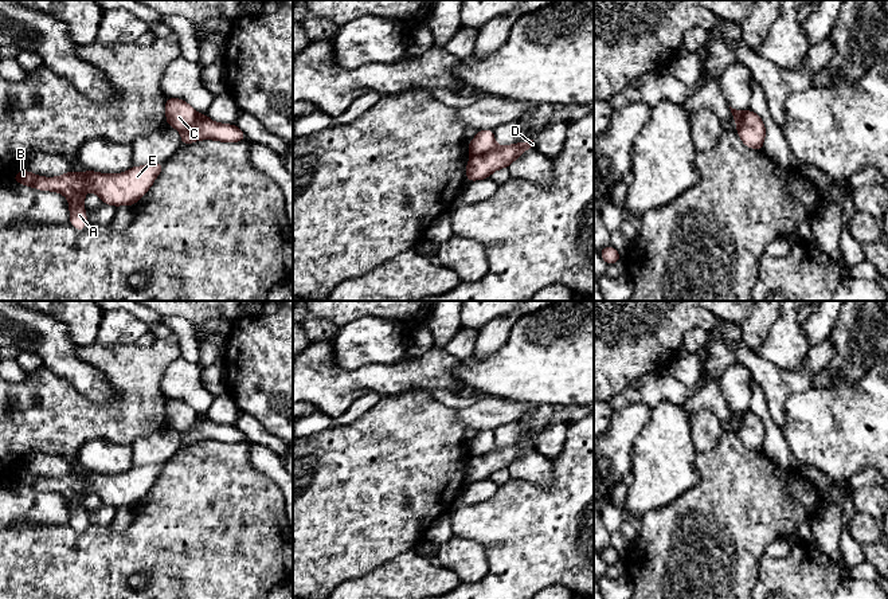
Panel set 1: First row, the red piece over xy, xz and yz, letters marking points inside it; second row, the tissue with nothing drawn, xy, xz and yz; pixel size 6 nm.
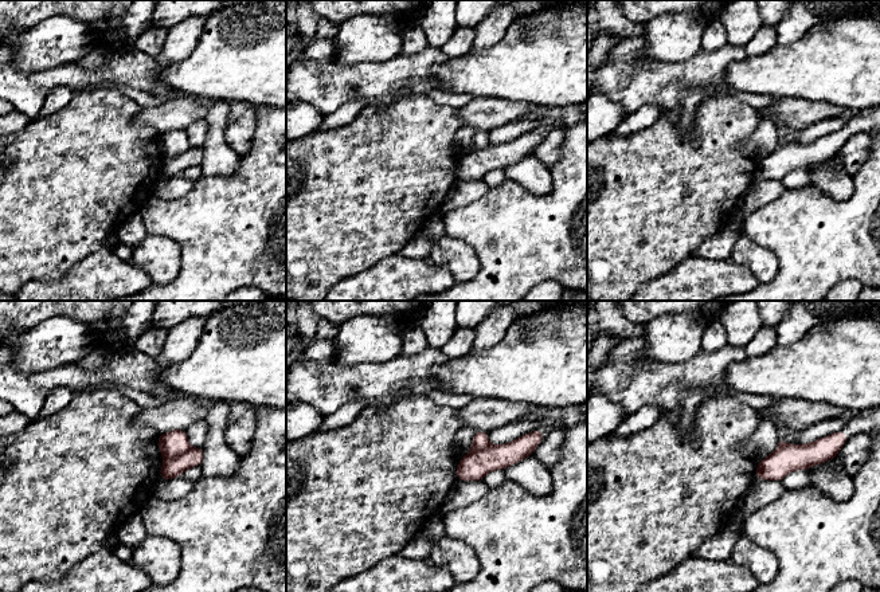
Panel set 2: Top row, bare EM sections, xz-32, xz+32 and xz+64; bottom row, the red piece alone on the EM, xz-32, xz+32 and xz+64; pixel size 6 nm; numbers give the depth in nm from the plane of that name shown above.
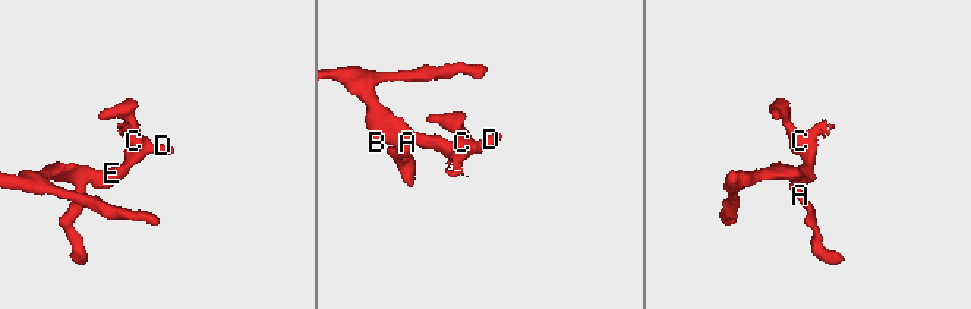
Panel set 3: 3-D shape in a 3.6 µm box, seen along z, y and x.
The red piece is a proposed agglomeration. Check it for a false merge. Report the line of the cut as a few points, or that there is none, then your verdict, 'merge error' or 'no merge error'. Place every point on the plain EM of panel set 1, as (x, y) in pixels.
cut in xz along (497, 447), (470, 457); merge error

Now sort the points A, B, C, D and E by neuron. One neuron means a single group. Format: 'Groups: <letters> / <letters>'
Groups: A B D E / C

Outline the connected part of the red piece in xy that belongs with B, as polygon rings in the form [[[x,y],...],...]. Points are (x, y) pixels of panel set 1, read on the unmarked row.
[[[164,463],[145,465],[117,475],[97,474],[89,470],[85,474],[70,471],[58,478],[42,478],[21,470],[12,482],[64,496],[70,502],[70,525],[83,532],[87,524],[83,508],[87,496],[82,494],[85,490],[95,493],[105,505],[133,506],[152,488],[163,467]]]

